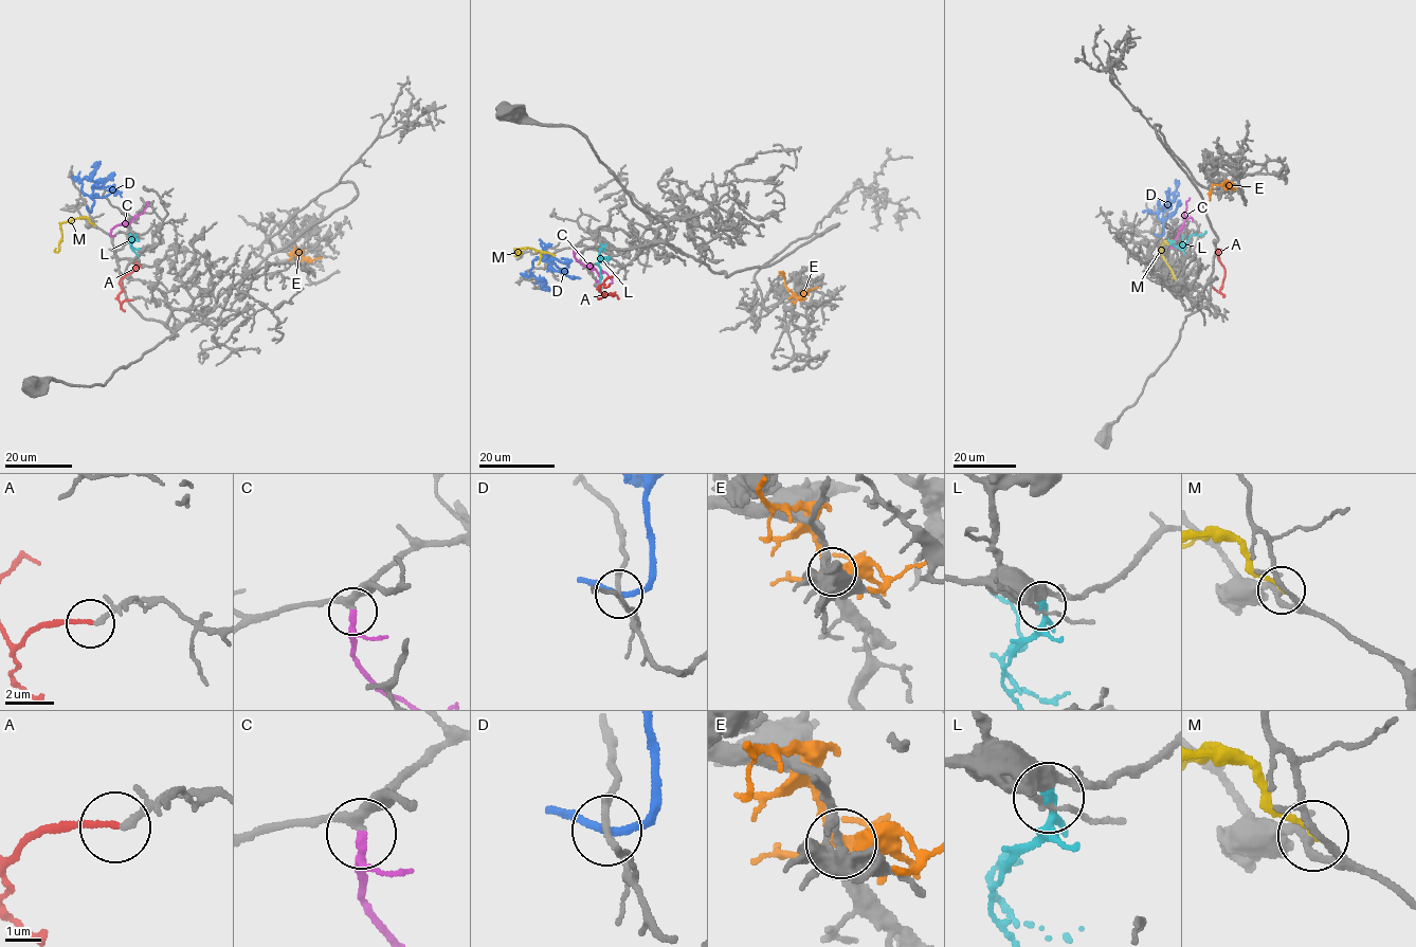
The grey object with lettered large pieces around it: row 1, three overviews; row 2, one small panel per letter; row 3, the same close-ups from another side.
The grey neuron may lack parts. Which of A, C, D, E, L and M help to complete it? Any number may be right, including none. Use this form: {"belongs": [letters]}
{"belongs": ["A", "C"]}

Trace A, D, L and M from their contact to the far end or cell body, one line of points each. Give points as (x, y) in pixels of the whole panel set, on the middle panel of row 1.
A: (614, 276), (602, 284), (599, 290), (602, 294), (598, 299), (611, 293), (618, 299)
D: (544, 248), (548, 256), (533, 260), (530, 270), (545, 283), (547, 289), (549, 288)
L: (602, 246), (599, 292)
M: (554, 255), (533, 249), (518, 249), (516, 255), (514, 252)

